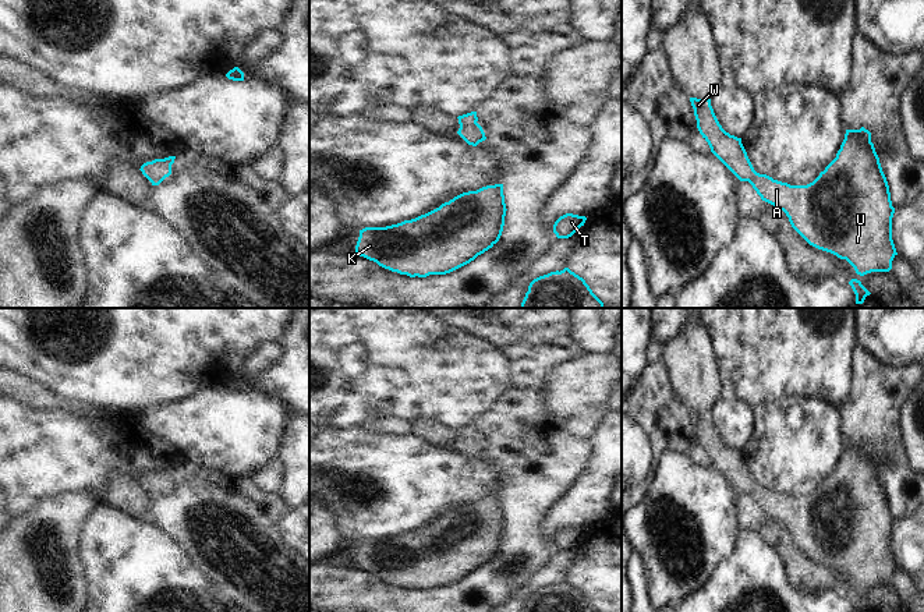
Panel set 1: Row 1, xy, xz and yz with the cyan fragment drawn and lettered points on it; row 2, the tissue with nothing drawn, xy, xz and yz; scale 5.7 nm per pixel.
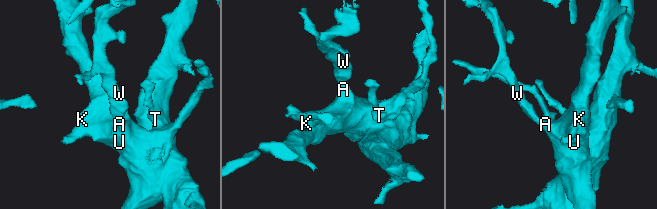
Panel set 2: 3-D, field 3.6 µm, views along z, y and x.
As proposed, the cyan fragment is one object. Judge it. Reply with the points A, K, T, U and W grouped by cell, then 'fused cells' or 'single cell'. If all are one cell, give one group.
groups A K T U W; single cell

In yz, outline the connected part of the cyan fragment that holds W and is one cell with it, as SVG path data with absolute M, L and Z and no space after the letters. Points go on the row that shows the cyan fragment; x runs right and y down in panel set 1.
M690 98L697 128L711 152L740 180L748 181L762 201L783 211L792 227L813 247L846 259L857 275L889 272L898 255L892 240L892 206L889 185L879 158L871 142L871 132L846 130L836 158L807 185L790 185L754 170L741 138L730 135L719 124L711 99Z

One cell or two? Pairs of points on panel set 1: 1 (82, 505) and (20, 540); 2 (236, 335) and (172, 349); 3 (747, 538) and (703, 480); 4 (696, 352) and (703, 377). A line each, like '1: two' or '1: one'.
1: one
2: one
3: two
4: one

